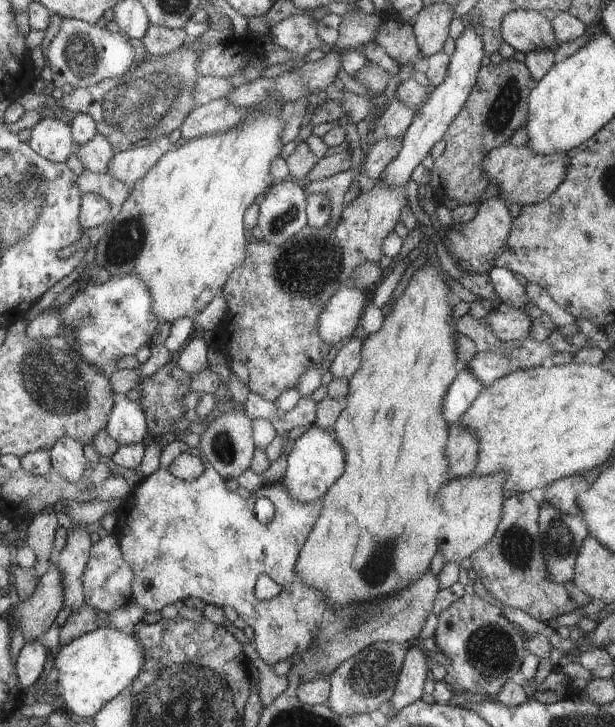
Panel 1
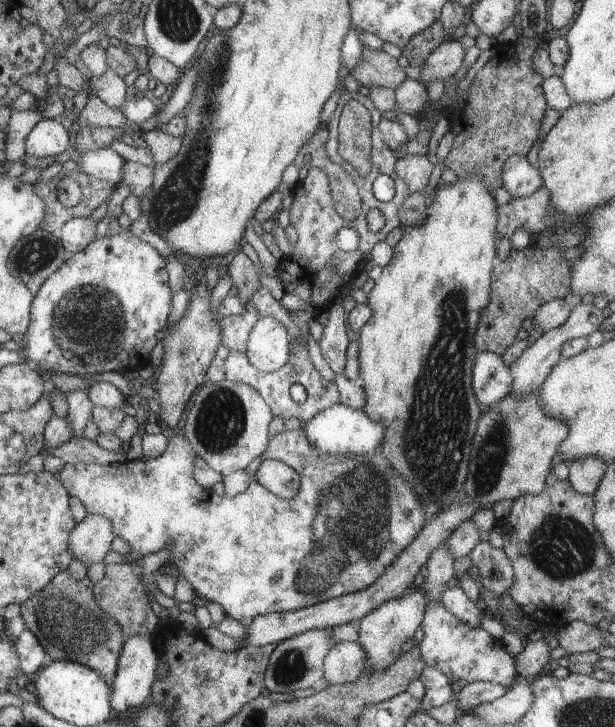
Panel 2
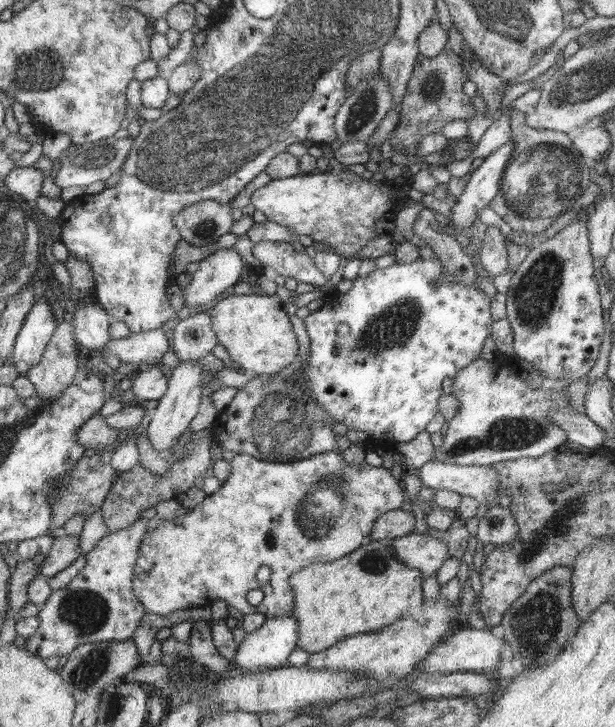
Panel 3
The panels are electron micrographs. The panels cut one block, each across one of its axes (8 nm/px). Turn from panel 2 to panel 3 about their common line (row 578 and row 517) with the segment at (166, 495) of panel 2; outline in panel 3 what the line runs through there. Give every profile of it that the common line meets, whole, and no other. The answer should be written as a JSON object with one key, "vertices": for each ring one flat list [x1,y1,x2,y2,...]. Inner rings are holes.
{"vertices":[[332,451,314,455,313,457,298,462,266,462,264,459,254,458,250,454,234,454,231,464,231,473,223,481,220,489,207,496,201,503,189,509,186,516,177,516,171,520,160,520,158,526,146,532,139,546,139,555,135,562,132,575,133,589,138,600,144,605,146,613,166,615,186,612,186,610,197,609,199,606,211,606,216,599,225,600,227,606,233,606,243,615,261,613,268,616,290,616,293,615,295,594,290,583,293,573,313,565,315,562,334,562,347,554,353,553,360,545,368,542,368,536,372,534,372,528,381,514,400,509,400,506,408,500,408,495,401,481,396,480,390,470,383,466,374,467,365,462,360,464,348,463,341,453],[260,566,269,566,272,569,270,581,263,586,256,579,256,572],[250,590,262,590,263,601,257,606,250,605,246,600,246,594]]}

